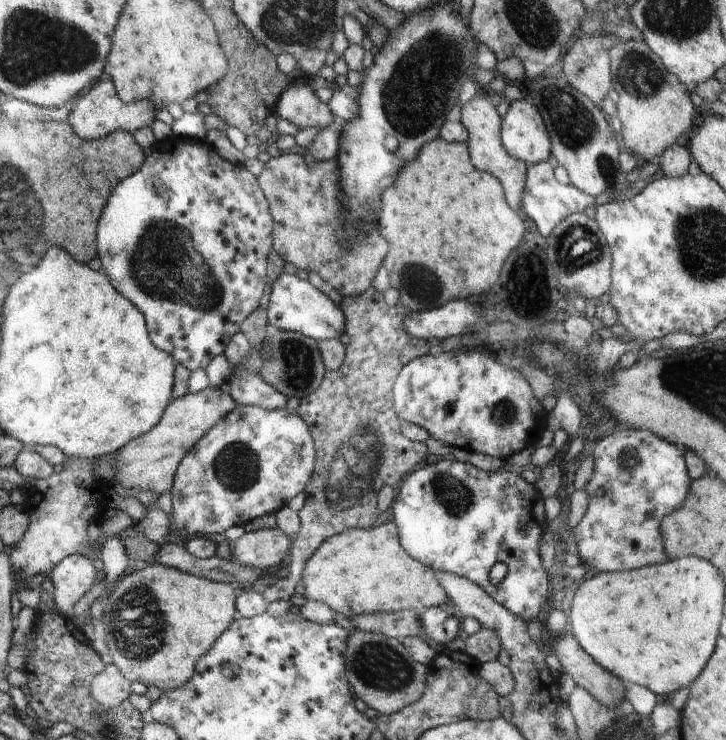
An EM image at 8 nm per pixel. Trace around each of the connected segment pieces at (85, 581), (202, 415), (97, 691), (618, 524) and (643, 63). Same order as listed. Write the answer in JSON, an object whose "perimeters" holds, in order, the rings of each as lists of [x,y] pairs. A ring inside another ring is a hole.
{"perimeters":[[[[71,555],[56,566],[48,578],[54,583],[53,601],[62,614],[70,614],[94,585],[96,570],[84,555]]],[[[207,387],[198,393],[187,393],[172,399],[166,406],[160,422],[149,432],[134,438],[118,452],[118,473],[115,478],[124,488],[132,490],[154,490],[156,494],[171,491],[176,470],[182,458],[208,434],[235,403],[231,396],[220,388]]],[[[108,664],[108,667],[91,681],[90,694],[107,710],[120,706],[130,697],[131,684],[114,664]]],[[[624,428],[603,440],[597,440],[593,457],[594,472],[584,486],[584,492],[588,494],[587,510],[582,520],[569,530],[578,544],[577,554],[580,555],[581,563],[598,572],[620,572],[666,562],[668,556],[662,546],[660,526],[664,516],[668,516],[684,503],[691,484],[682,452],[674,444],[666,442],[660,436],[654,436],[652,432],[632,432],[632,428]]],[[[620,40],[616,46],[608,50],[610,60],[610,80],[612,88],[618,93],[616,108],[618,119],[622,122],[622,130],[618,136],[625,149],[630,150],[644,160],[660,158],[668,146],[676,144],[681,134],[687,134],[695,124],[696,108],[692,104],[688,92],[674,74],[668,73],[660,58],[648,48],[646,42],[637,40]]]]}

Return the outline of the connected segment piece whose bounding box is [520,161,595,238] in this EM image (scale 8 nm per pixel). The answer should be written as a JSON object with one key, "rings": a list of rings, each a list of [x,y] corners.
{"rings":[[[545,161],[527,166],[524,194],[522,194],[521,213],[534,220],[544,238],[558,226],[558,222],[573,213],[584,213],[588,206],[595,205],[594,196],[586,194],[573,185],[560,184],[554,176],[554,168]]]}

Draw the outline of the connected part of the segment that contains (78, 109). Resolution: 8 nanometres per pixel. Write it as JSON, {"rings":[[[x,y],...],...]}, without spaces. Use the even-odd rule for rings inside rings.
{"rings":[[[100,80],[94,83],[87,92],[83,92],[72,104],[67,123],[72,126],[79,137],[87,140],[100,139],[111,135],[116,130],[126,130],[132,134],[136,130],[151,127],[156,120],[156,108],[148,100],[136,100],[124,104],[117,96],[114,82]]]}

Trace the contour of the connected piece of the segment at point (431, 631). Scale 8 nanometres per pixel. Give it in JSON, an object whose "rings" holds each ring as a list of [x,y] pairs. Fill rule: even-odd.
{"rings":[[[428,608],[420,612],[418,616],[420,626],[428,638],[432,638],[436,644],[446,646],[456,637],[461,635],[461,617],[450,614],[444,608]]]}

